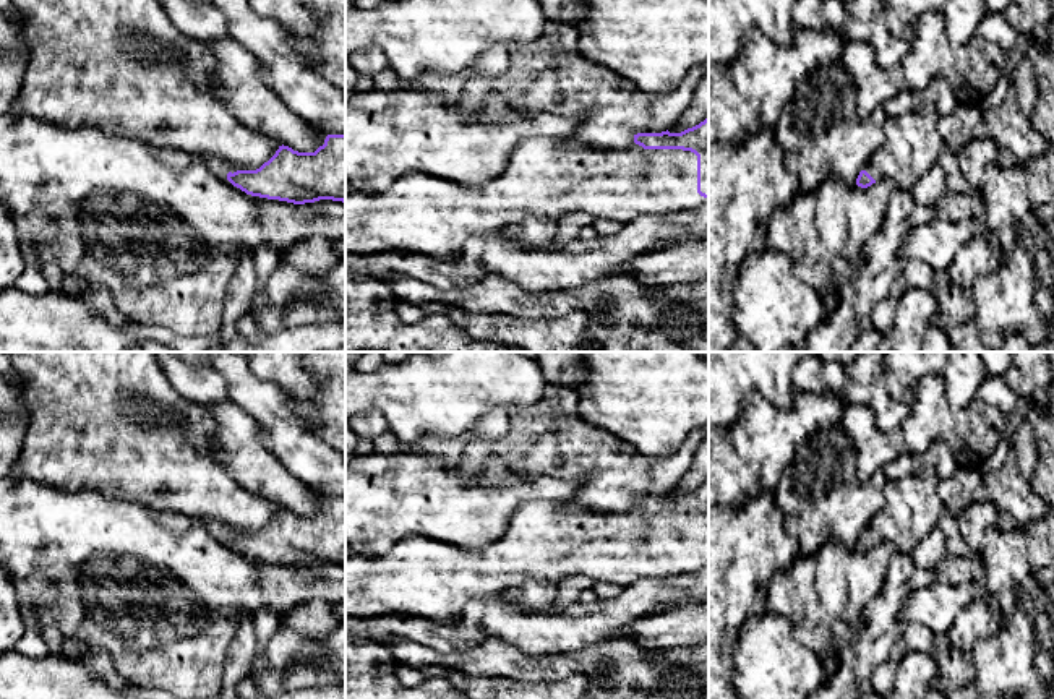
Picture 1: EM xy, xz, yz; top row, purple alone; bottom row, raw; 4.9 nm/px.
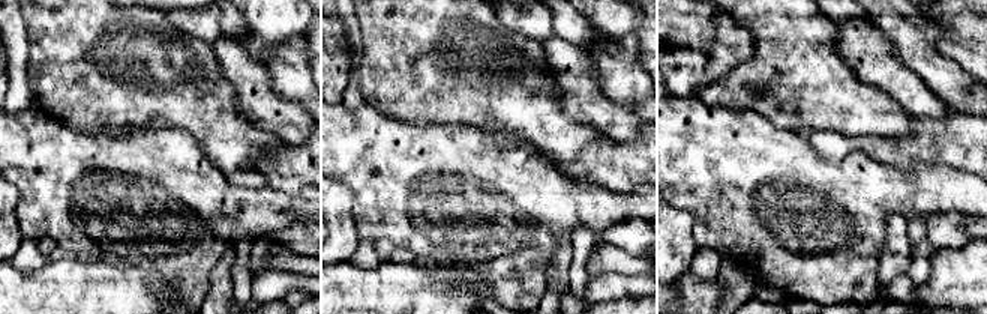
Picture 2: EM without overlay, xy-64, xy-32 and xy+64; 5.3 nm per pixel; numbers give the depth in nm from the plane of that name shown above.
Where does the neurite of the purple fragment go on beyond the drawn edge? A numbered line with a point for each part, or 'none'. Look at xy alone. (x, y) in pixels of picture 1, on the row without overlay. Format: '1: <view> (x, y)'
1: xy (177, 523)

